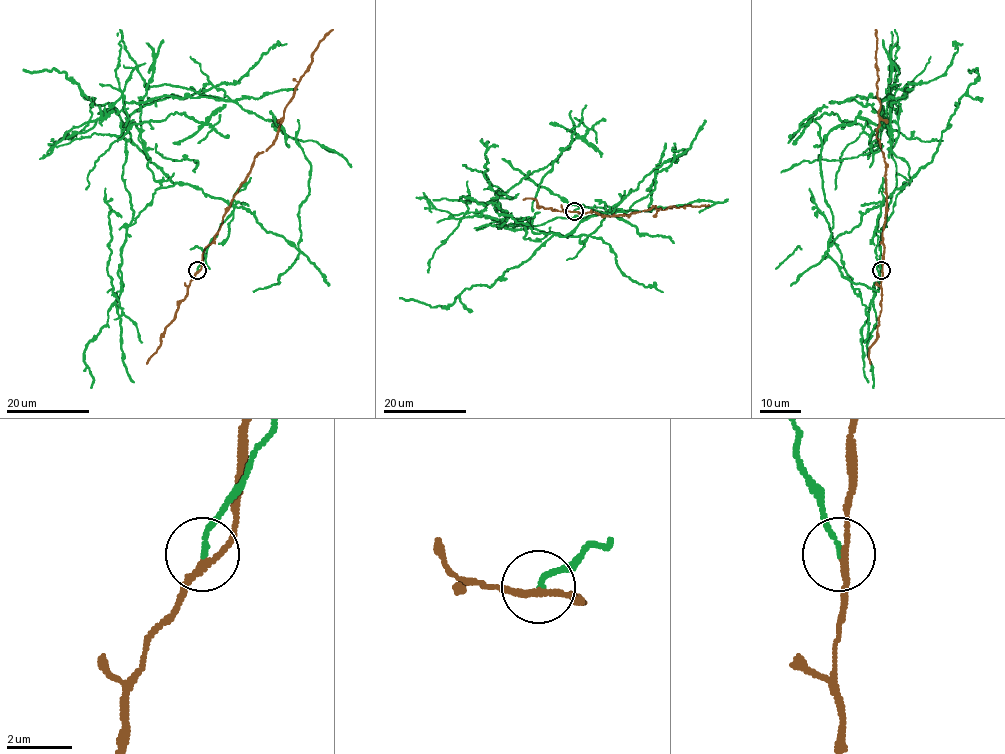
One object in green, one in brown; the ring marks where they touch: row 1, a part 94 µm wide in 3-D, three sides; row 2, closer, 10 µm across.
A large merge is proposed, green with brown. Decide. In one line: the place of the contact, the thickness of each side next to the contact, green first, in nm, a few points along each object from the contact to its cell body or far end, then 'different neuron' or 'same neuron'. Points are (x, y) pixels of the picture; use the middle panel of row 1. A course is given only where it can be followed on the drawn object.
place (574, 211); calibres 150 and 170 nm; course green (573, 211), (609, 210), (563, 237), (534, 233), (508, 214), (498, 228), (592, 234), (611, 211), (728, 199); course brown (573, 211), (609, 216), (648, 210), (653, 206), (663, 210), (709, 205); different neuron

